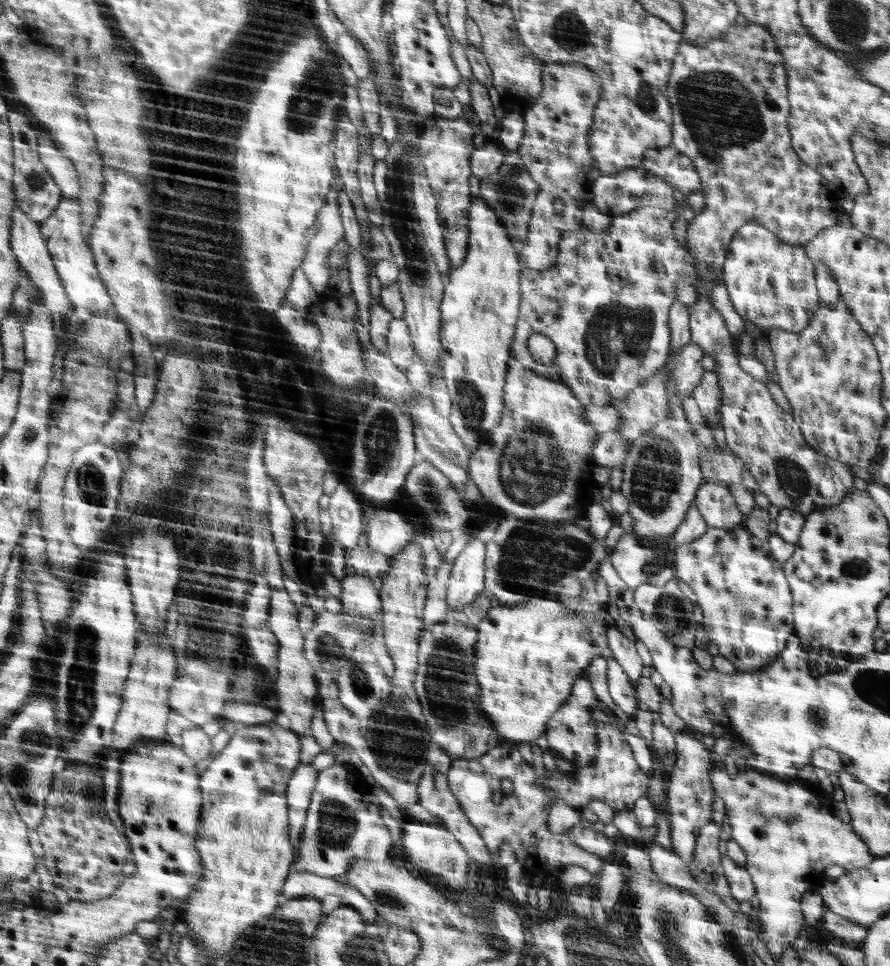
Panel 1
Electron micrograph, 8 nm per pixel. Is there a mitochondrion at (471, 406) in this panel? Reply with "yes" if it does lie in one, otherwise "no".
yes

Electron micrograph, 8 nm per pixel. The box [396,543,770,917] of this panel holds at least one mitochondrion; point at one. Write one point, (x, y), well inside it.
(447, 680)

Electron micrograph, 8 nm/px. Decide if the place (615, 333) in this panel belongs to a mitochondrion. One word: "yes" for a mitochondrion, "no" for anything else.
yes

